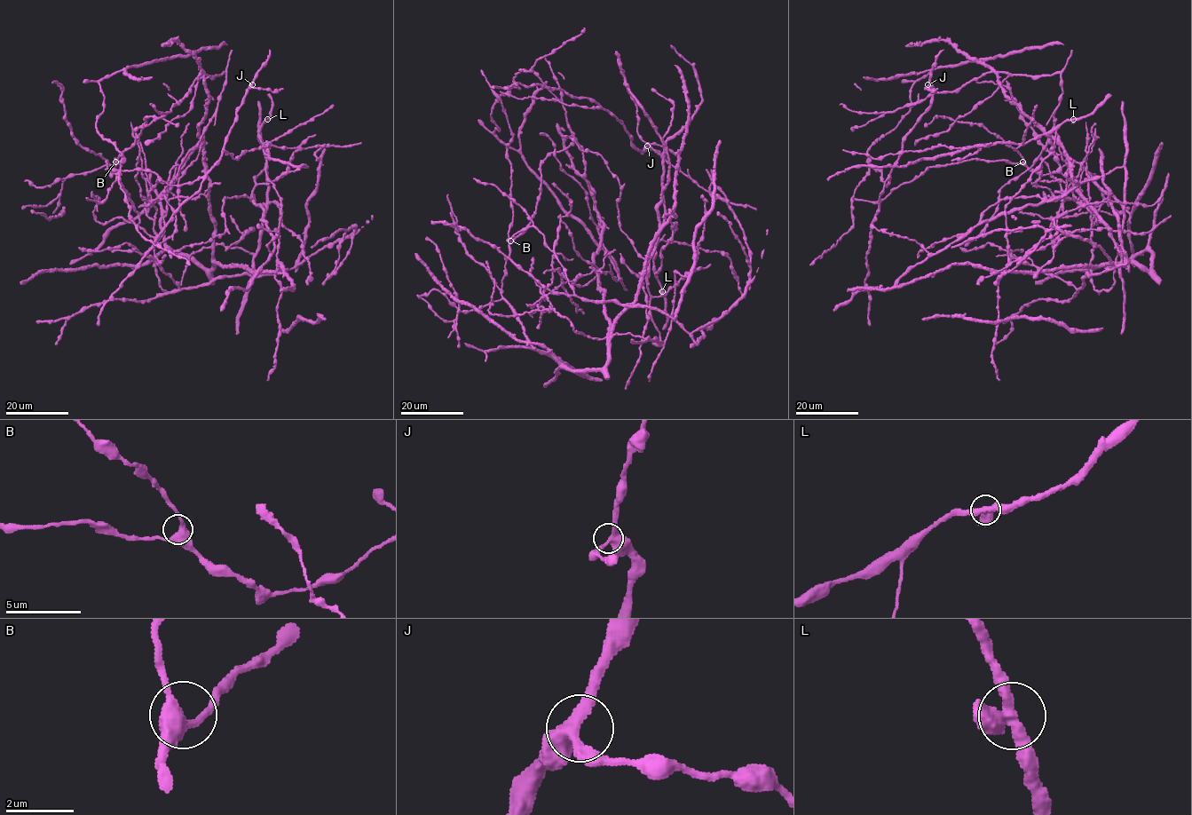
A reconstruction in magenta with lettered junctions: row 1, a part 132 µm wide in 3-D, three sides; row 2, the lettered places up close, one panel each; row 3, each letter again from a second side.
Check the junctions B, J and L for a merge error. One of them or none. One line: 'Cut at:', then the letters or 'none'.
Cut at: none

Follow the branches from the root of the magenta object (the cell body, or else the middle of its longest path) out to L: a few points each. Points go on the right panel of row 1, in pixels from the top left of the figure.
L: (1054, 131), (1074, 188), (1124, 260), (1003, 272), (1005, 206), (1052, 151), (1056, 130), (1073, 119)

